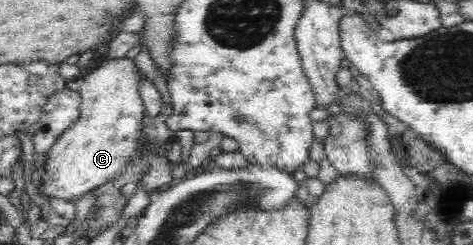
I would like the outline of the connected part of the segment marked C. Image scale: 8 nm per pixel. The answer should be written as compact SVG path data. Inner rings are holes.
M127 57L103 60L83 79L79 91L82 98L79 118L53 142L47 158L44 159L44 166L41 166L41 173L38 175L41 179L41 188L38 190L43 198L51 196L75 202L83 194L91 192L127 170L137 143L140 142L146 110L137 89L137 69L133 60Z

